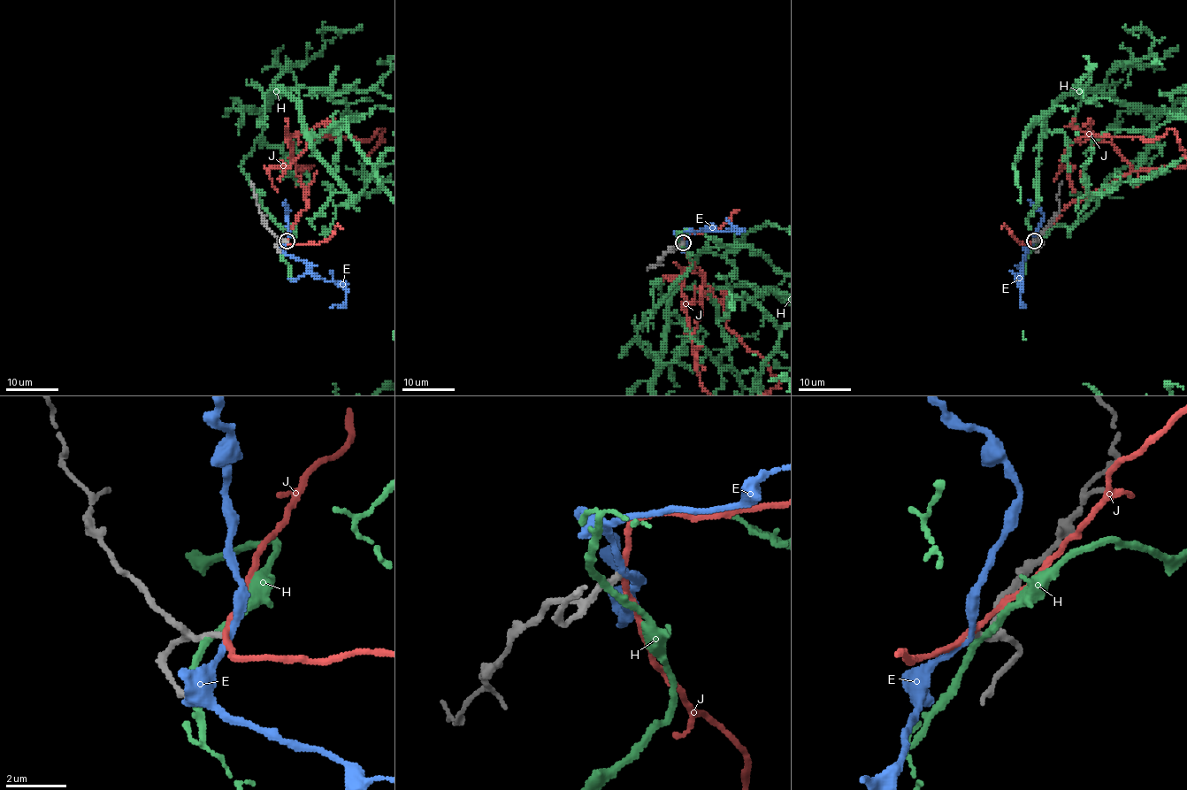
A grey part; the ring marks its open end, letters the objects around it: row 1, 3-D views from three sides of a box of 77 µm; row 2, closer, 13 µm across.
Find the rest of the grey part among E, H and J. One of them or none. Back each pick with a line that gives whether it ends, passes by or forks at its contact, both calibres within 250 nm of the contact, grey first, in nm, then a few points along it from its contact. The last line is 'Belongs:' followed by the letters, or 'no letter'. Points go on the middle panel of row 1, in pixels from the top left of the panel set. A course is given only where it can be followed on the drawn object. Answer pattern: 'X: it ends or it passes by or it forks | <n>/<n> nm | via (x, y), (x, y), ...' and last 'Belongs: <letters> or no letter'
Belongs: no letter

